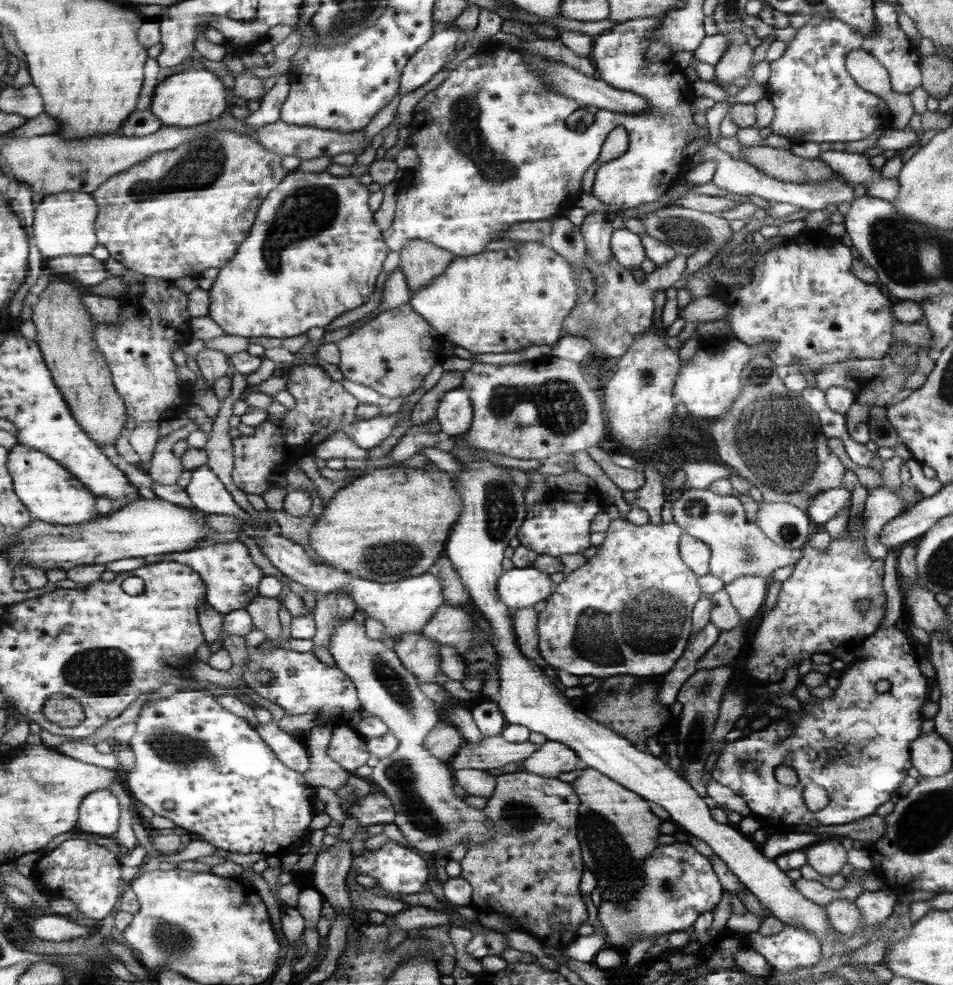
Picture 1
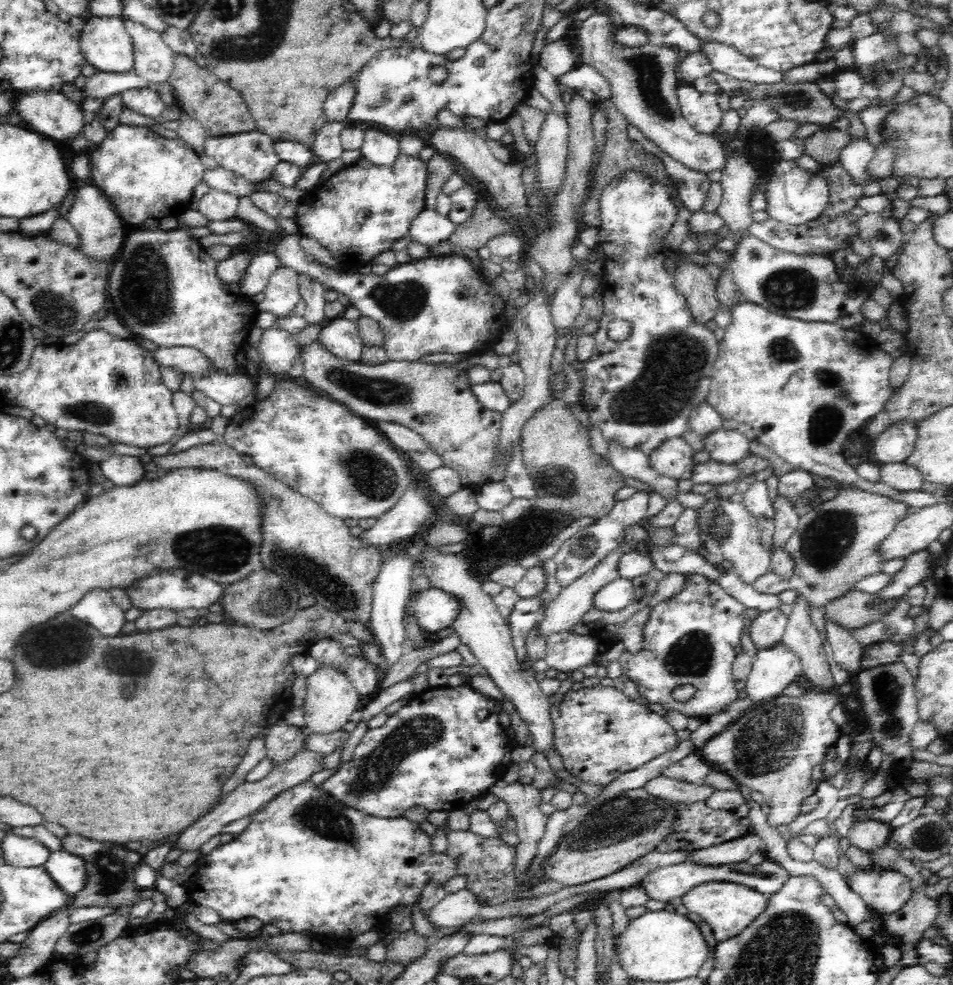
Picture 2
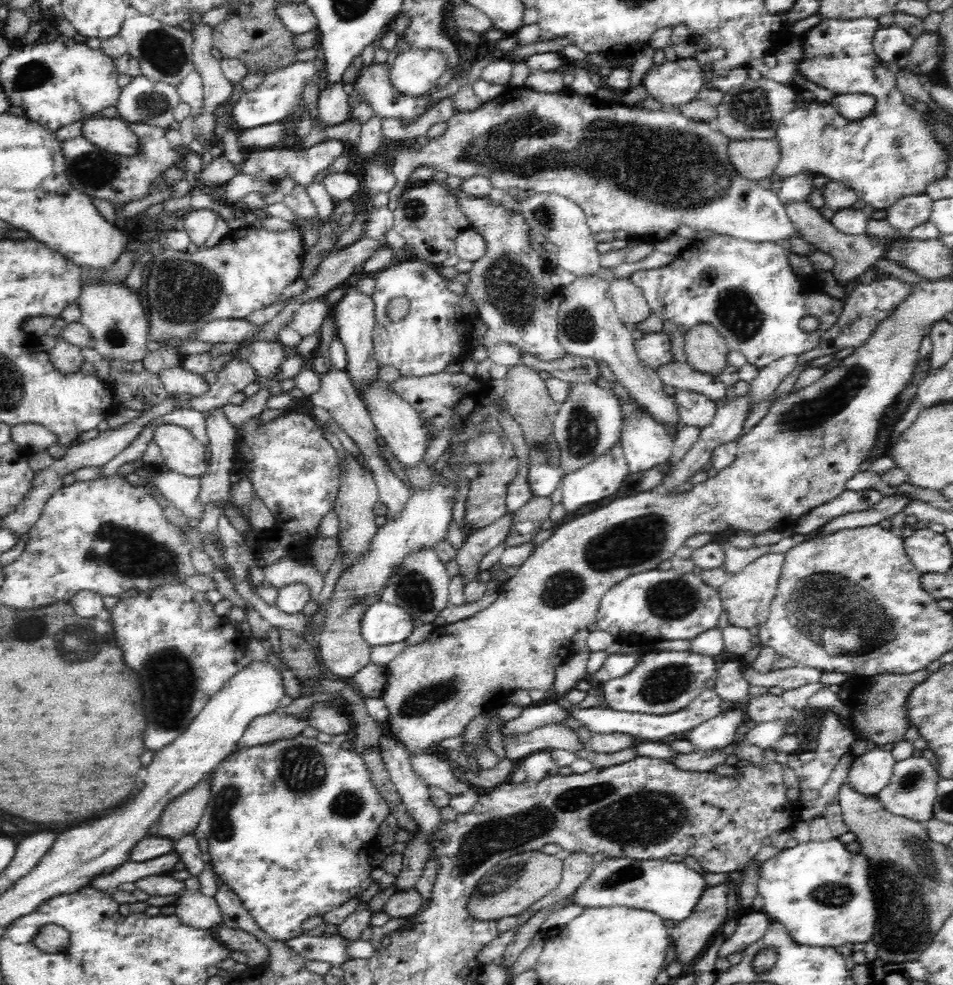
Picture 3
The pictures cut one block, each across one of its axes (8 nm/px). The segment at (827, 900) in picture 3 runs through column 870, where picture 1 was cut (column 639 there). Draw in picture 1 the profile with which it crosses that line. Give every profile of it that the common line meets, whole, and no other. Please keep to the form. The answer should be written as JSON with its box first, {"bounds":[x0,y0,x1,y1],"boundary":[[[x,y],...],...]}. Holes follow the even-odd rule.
{"bounds":[597,840,722,950],"boundary":[[[676,840],[647,856],[642,863],[643,881],[630,900],[602,900],[597,909],[600,922],[607,932],[607,944],[626,950],[632,942],[650,936],[678,932],[694,926],[699,915],[714,910],[722,900],[722,882],[712,870],[711,860],[700,854],[690,843]]]}

